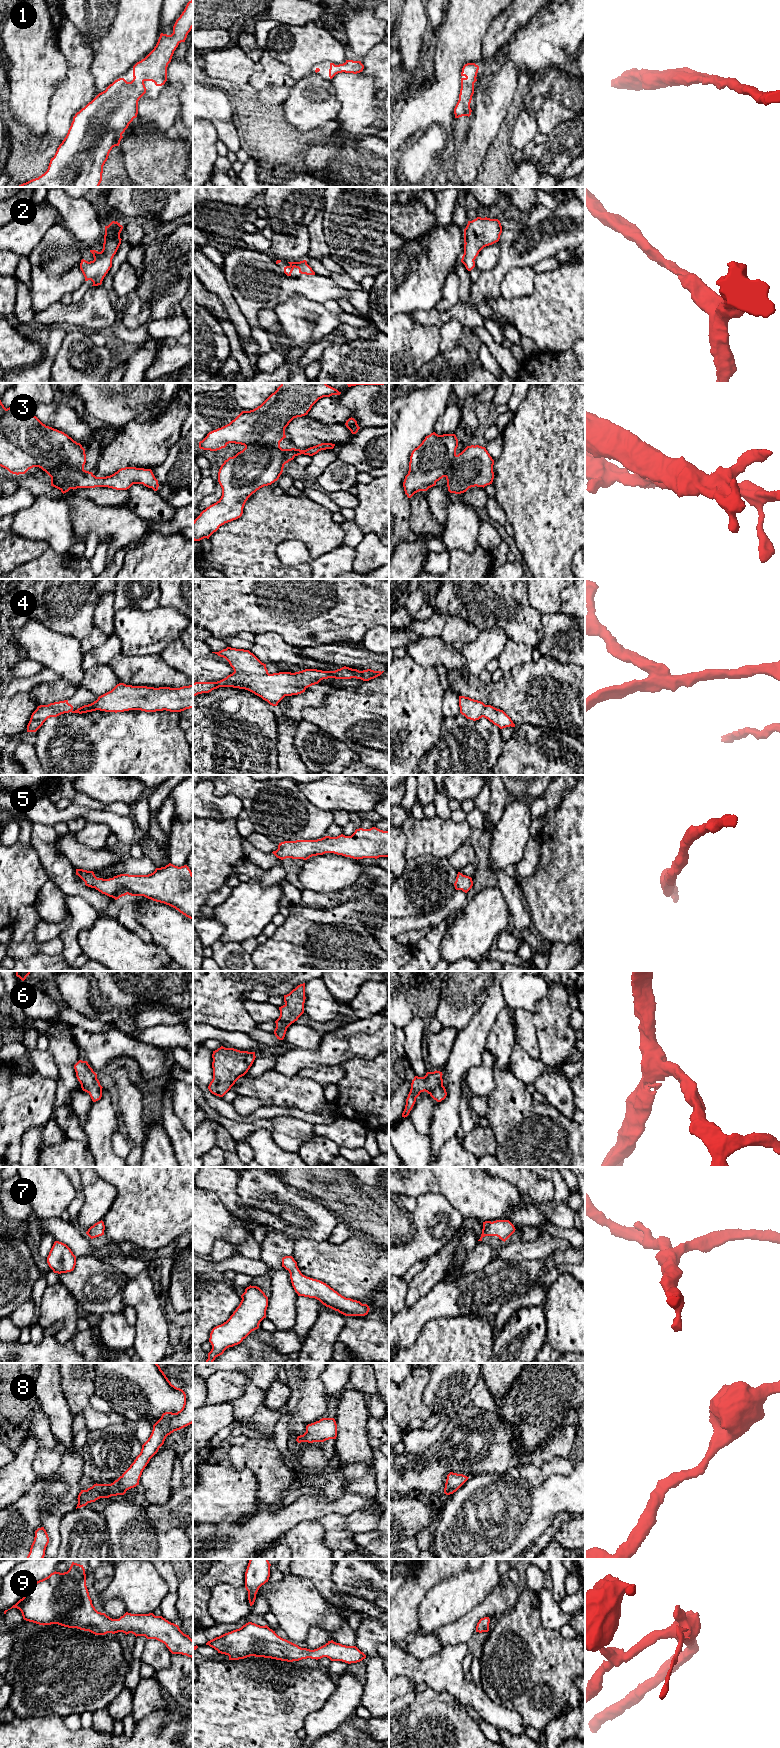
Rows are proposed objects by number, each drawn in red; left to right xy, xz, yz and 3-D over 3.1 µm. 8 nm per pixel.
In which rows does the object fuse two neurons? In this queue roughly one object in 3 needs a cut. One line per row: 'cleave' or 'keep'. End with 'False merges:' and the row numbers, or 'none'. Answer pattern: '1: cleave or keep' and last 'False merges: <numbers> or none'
1: keep
2: keep
3: cleave
4: keep
5: keep
6: keep
7: keep
8: keep
9: keep
False merges: 3

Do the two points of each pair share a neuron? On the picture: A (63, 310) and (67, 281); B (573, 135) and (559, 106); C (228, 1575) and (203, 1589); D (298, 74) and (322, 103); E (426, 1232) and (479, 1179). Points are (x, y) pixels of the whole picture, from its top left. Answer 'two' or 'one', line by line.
A: two
B: two
C: one
D: two
E: two

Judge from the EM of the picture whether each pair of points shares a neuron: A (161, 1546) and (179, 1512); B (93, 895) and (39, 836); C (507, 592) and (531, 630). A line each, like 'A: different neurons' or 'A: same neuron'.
A: different neurons
B: same neuron
C: same neuron

